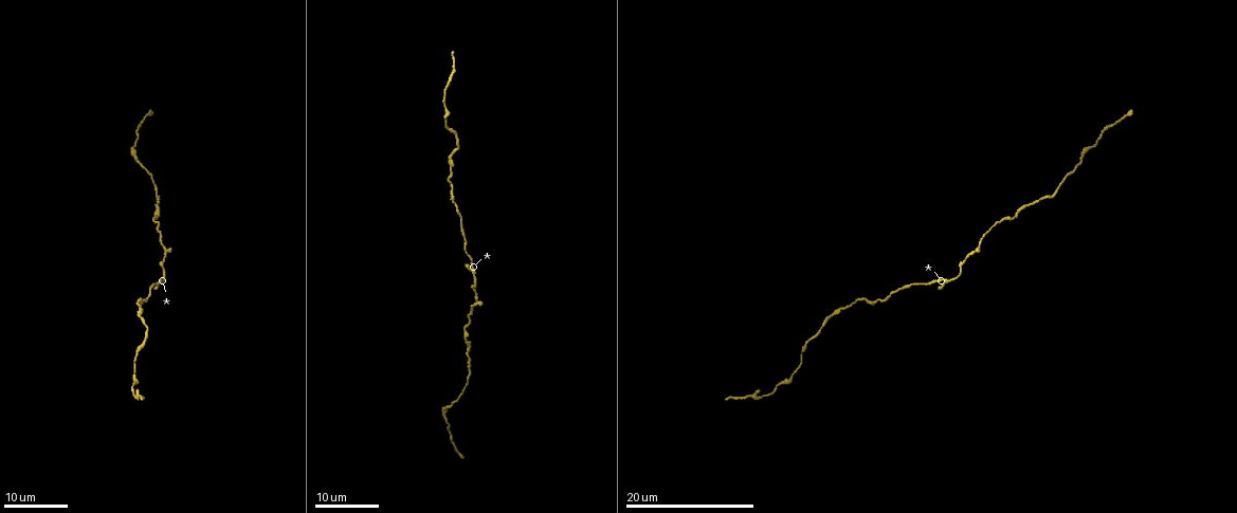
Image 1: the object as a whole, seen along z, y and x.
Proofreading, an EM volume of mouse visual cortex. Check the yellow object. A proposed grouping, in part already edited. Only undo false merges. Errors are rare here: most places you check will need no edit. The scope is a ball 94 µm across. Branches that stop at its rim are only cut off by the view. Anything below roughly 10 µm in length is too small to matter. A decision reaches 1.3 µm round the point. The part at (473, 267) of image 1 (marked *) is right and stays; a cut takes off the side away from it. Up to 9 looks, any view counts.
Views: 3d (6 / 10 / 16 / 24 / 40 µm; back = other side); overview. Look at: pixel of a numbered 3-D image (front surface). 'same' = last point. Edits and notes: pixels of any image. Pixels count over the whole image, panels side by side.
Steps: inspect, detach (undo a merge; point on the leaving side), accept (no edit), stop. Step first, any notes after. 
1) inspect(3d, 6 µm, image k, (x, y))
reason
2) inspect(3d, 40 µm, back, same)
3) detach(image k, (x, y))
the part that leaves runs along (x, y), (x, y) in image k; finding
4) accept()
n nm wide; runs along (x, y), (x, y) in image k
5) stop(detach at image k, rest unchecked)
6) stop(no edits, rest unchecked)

inspect(3d, 24 µm, image 1, (451, 408))
sudden change in width

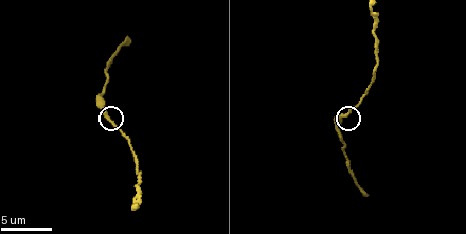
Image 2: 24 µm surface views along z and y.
inspect(3d, 10 µm, image 2, (107, 121))

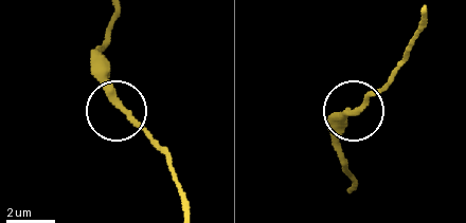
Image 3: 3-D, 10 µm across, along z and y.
accept()
continuous, no second neuron

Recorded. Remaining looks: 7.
inspect(3d, 16 µm, image 1, (454, 204))
thin neck

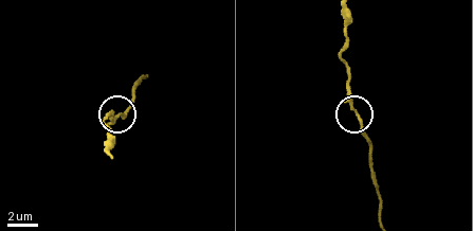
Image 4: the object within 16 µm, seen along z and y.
inspect(3d, 6 µm, image 4, (355, 111))

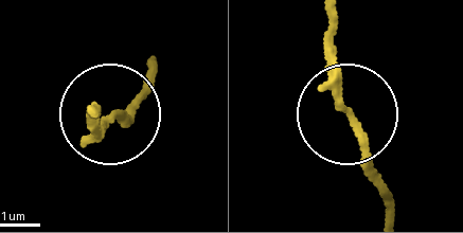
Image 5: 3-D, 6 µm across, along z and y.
accept()
runs along (393, 212), (333, 91), (333, 20) in image 5; one neuron here

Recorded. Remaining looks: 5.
inspect(3d, 16 µm, image 1, (138, 317))
calibre changes

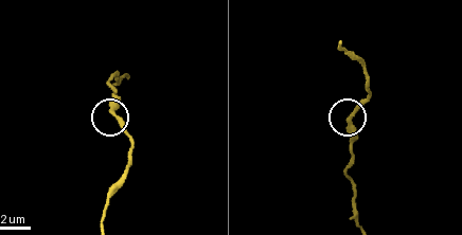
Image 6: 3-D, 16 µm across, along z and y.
inspect(3d, 10 µm, image 6, (352, 116))

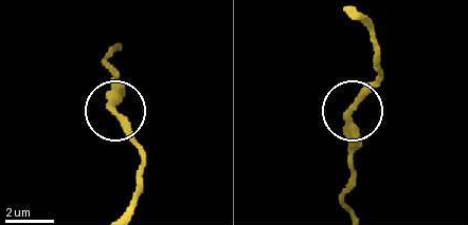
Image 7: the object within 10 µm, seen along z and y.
accept()
240 nm wide; runs along (120, 49), (107, 60), (113, 71), (113, 109), (142, 149) in image 7; continuous, no second neuron

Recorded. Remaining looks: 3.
inspect(3d, 16 µm, image 1, (464, 340))

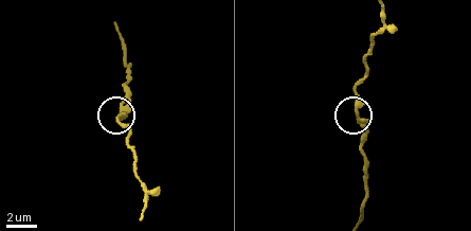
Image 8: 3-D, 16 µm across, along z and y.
inspect(3d, 10 µm, image 8, (357, 115))

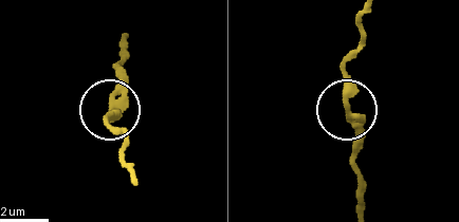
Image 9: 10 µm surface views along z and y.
inspect(3d, 6 µm, image 9, (345, 108))

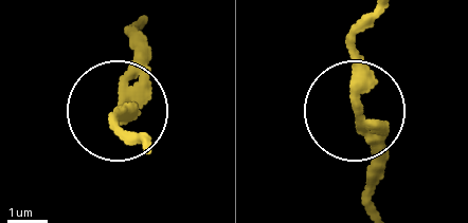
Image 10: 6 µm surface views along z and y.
accept()
runs along (141, 144), (118, 121), (118, 100), (144, 43) in image 10; one neuron here

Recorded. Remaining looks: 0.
stop(no edits, rest unchecked)

